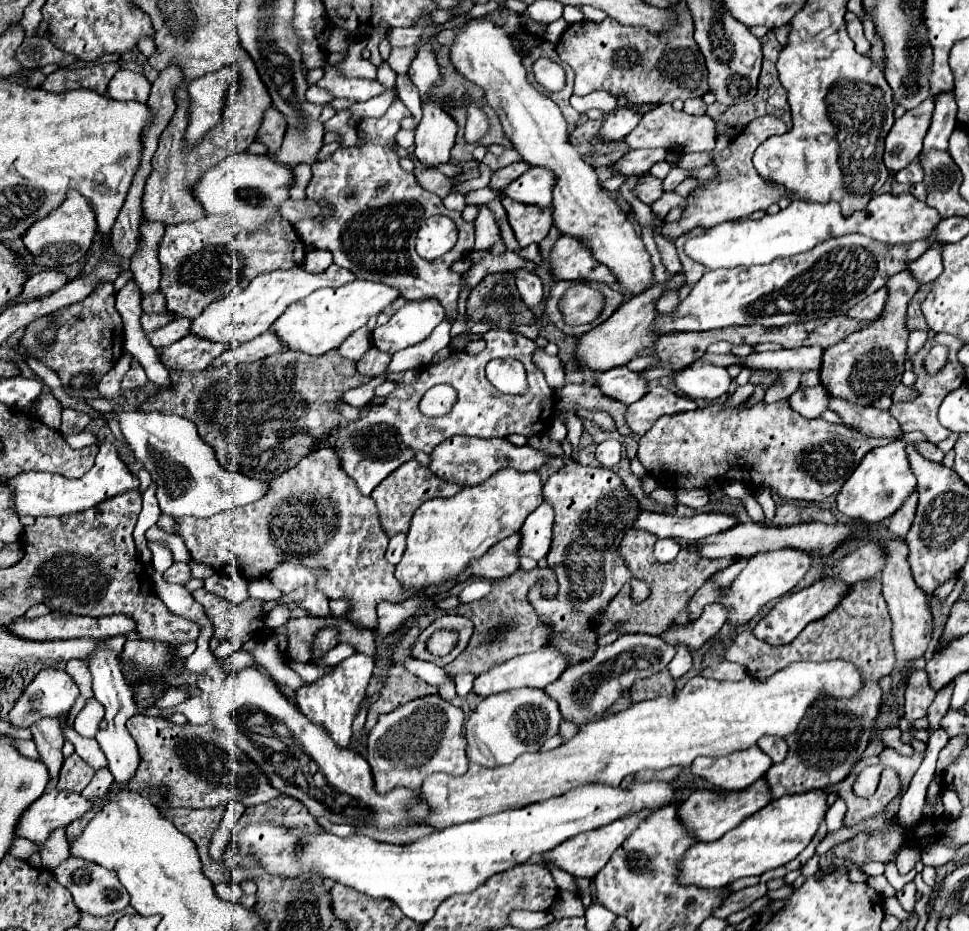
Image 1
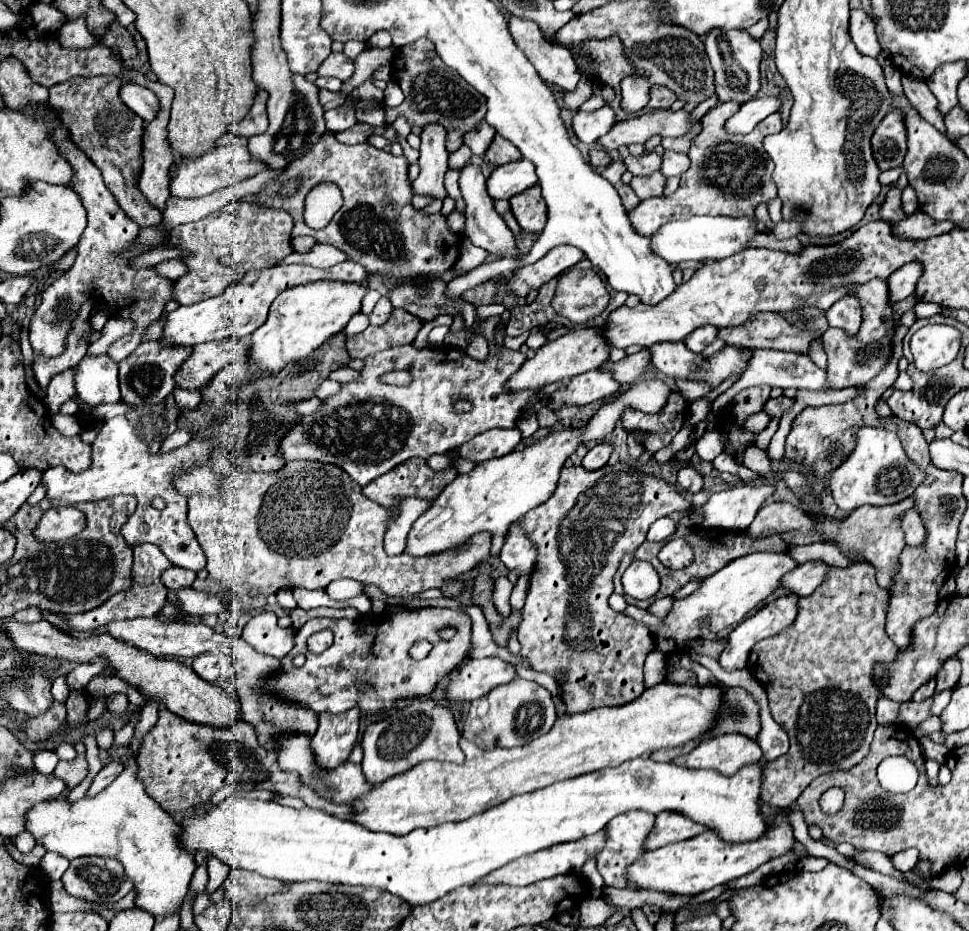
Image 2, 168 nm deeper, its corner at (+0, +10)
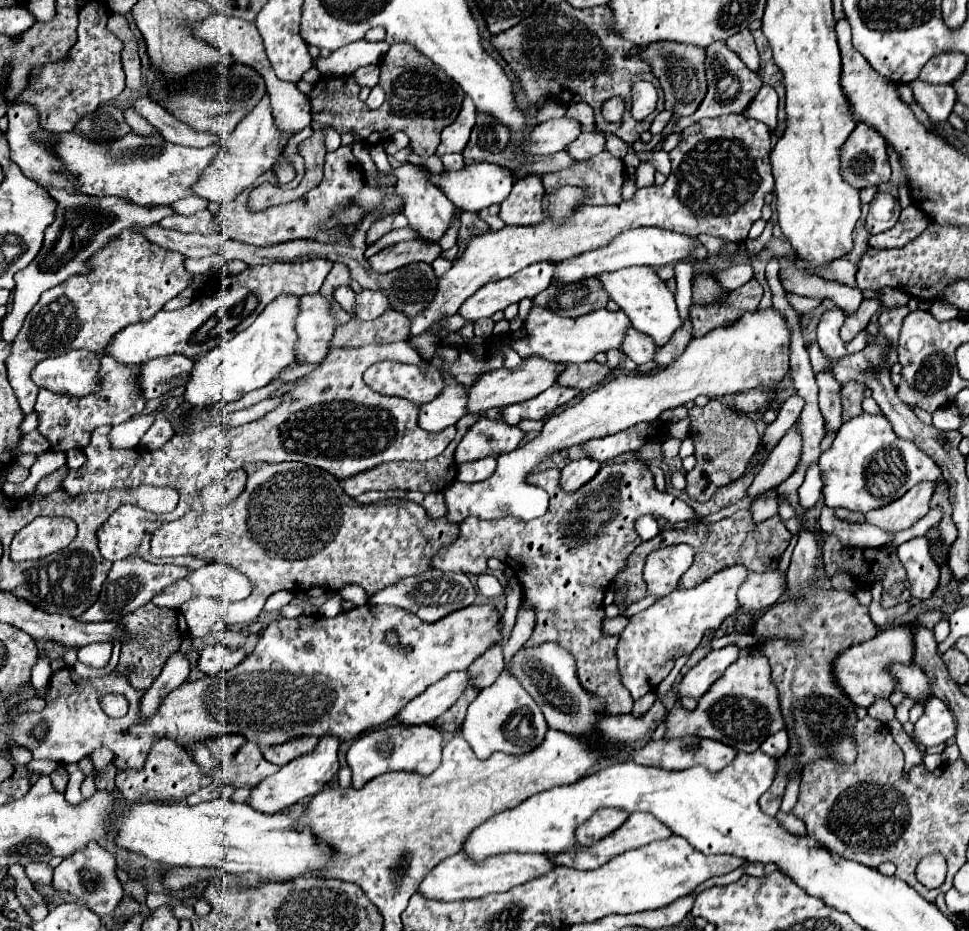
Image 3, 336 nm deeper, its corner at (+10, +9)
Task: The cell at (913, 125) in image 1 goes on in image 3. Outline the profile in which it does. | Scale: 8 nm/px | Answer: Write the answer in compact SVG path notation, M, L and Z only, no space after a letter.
M859 123L843 143L841 177L855 189L881 185L891 179L885 139L873 127Z

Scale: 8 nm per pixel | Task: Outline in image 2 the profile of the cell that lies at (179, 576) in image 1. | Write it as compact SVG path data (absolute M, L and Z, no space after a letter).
M171 566L163 572L163 584L169 590L179 590L181 586L191 586L195 582L195 572L187 570L187 568L179 568L179 566Z

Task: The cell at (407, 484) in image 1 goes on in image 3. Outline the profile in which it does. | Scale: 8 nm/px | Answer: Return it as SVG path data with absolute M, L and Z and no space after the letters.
M463 415L459 421L457 421L457 431L455 438L447 446L447 449L438 457L435 457L433 461L425 461L421 465L417 463L411 463L411 461L389 461L389 463L383 463L383 465L377 465L369 471L363 471L363 473L357 473L349 479L341 479L339 485L341 489L349 495L349 497L357 497L365 491L389 491L389 489L407 489L407 491L423 491L423 493L429 493L429 491L445 491L455 479L457 479L457 463L455 463L454 454L455 450L466 434L467 429L479 419L479 415Z

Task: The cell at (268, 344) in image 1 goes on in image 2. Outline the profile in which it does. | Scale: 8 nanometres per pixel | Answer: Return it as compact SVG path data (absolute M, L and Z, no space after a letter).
M247 338L239 340L219 340L219 342L203 342L193 348L193 354L175 374L175 384L189 390L201 390L207 382L229 362L247 360L249 342Z

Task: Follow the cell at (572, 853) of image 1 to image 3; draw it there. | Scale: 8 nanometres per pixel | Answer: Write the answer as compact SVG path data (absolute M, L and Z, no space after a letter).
M455 853L433 867L425 879L419 883L419 893L435 901L461 901L461 899L479 899L489 893L501 893L515 885L523 885L533 877L545 875L551 867L551 855L545 853L501 853L487 857L483 861L473 861L465 853Z

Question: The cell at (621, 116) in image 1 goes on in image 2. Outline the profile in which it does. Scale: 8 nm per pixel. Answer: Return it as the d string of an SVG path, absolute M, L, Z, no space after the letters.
M603 106L595 112L577 112L573 118L573 130L581 142L597 142L601 136L605 136L613 126L617 118L611 106Z

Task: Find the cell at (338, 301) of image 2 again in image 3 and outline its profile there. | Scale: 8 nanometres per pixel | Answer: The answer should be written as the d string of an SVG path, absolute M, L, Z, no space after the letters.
M277 297L265 307L251 327L195 361L191 377L185 383L183 399L191 407L209 407L219 401L237 401L245 393L265 387L283 367L295 361L293 317L297 317L297 297Z

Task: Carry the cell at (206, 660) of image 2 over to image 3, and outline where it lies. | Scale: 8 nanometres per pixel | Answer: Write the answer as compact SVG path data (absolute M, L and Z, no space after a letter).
M227 645L205 647L199 657L199 669L205 675L213 675L223 669L231 669L231 663L235 661L235 651L237 651L237 663L239 663L245 657L243 649L229 649Z

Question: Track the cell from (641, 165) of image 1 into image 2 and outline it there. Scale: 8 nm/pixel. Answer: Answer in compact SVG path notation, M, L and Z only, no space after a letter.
M595 148L595 150L589 152L589 164L593 168L607 168L611 162L613 162L613 158L611 158L611 154L607 150L597 150Z

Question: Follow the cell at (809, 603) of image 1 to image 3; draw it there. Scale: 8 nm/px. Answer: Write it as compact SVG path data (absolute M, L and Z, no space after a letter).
M729 645L721 651L711 651L689 673L685 673L685 677L677 685L677 697L679 699L683 699L683 697L701 699L705 695L705 691L709 691L709 687L737 659L737 655L739 655L739 647L735 647L735 645Z

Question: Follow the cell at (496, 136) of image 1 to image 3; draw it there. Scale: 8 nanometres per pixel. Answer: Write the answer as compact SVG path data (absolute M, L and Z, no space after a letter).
M395 43L387 51L387 63L383 61L381 65L381 77L379 85L385 91L385 103L371 111L363 101L359 101L359 85L353 75L347 77L323 77L319 83L307 93L311 101L311 115L313 115L313 137L305 140L301 145L299 153L305 159L305 174L299 187L293 191L281 191L277 187L267 185L265 189L255 187L251 191L249 199L249 209L261 211L277 203L287 203L293 201L301 195L305 195L309 189L313 189L323 179L323 157L325 157L325 127L333 127L339 135L343 133L357 133L363 143L375 145L387 141L393 133L403 131L407 133L411 141L413 153L421 157L431 157L439 145L439 133L451 125L461 109L463 103L463 89L445 75L443 69L439 69L433 61L429 61L423 53L419 53L415 47L405 45L405 43Z

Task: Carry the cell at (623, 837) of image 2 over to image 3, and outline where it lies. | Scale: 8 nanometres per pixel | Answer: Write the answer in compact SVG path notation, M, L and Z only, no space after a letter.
M615 807L599 809L591 819L587 819L583 825L577 827L575 831L577 843L591 845L593 841L599 841L599 837L605 837L613 829L617 829L617 825L623 825L625 817L629 817L629 813L625 813L623 809L615 809Z

